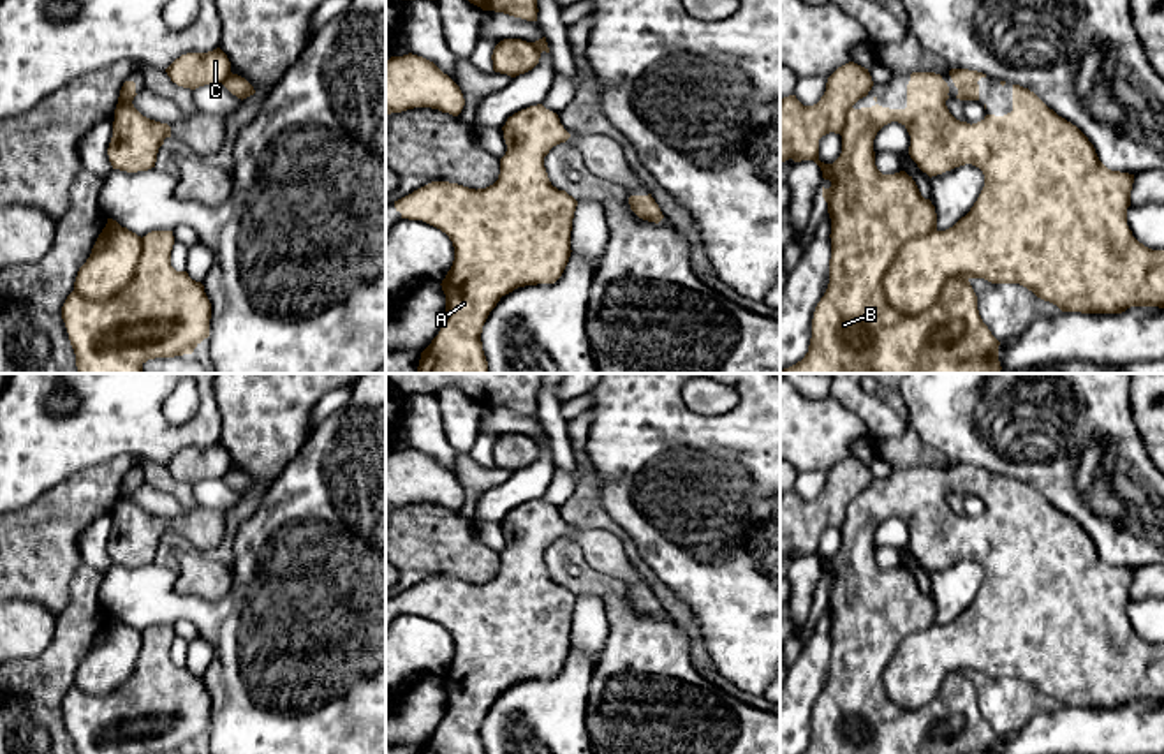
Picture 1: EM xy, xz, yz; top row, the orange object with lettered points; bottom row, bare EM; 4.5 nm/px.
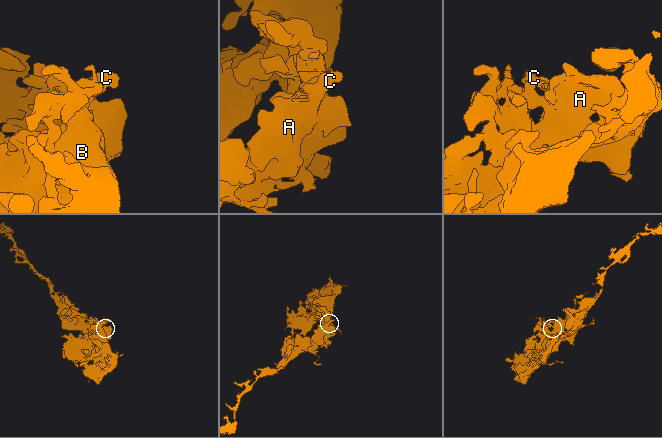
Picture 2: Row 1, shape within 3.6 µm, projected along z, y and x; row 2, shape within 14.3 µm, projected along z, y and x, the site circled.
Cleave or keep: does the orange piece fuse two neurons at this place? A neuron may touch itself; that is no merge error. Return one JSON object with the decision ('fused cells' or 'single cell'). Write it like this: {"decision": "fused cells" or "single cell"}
{"decision": "single cell"}

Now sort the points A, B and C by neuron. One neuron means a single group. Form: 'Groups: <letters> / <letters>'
Groups: A B C

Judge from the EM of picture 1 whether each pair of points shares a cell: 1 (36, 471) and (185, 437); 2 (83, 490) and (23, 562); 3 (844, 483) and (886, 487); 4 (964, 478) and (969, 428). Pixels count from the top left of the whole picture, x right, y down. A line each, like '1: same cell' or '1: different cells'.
1: same cell
2: same cell
3: same cell
4: different cells

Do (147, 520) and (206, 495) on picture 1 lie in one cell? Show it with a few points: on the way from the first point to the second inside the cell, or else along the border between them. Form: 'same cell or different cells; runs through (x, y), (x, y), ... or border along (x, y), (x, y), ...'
different cells; border along (198, 504), (217, 508), (224, 513)

